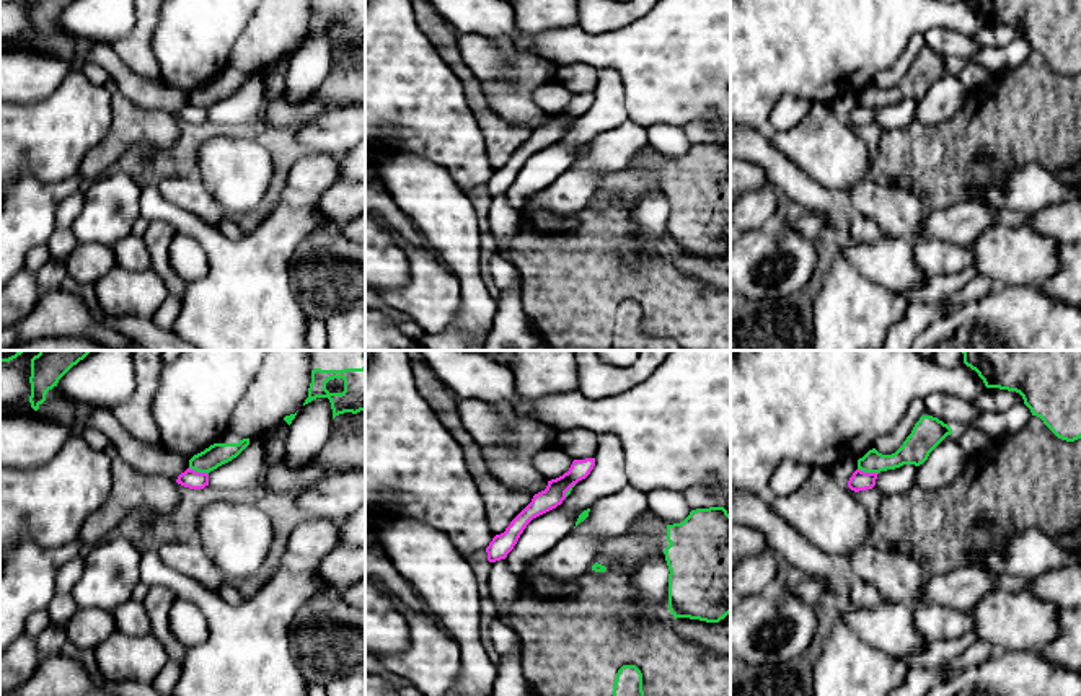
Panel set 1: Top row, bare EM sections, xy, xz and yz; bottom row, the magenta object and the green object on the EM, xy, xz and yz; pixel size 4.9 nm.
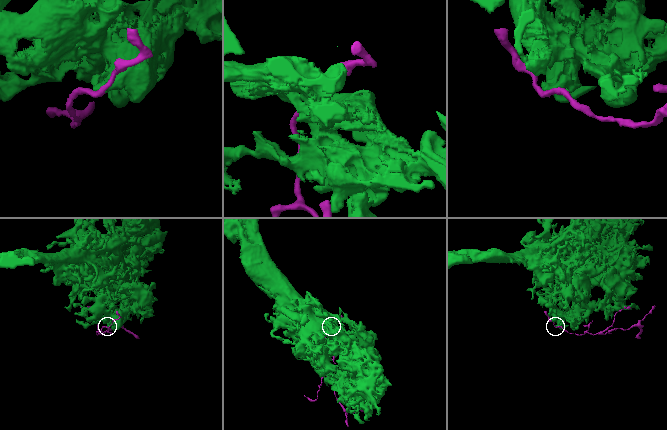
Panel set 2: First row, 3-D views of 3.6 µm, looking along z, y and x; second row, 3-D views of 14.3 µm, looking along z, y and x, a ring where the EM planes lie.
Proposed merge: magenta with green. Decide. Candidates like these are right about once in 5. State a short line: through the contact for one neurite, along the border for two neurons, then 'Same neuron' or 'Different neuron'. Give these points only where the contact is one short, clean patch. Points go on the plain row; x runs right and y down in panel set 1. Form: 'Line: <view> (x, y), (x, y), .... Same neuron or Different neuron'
Line: yz (858, 103), (878, 108). Different neuron

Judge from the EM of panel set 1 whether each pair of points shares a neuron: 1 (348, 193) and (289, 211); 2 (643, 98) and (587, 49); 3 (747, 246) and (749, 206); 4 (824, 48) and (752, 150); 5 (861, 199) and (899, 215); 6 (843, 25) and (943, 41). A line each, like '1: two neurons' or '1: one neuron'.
1: two neurons
2: one neuron
3: one neuron
4: two neurons
5: one neuron
6: two neurons

